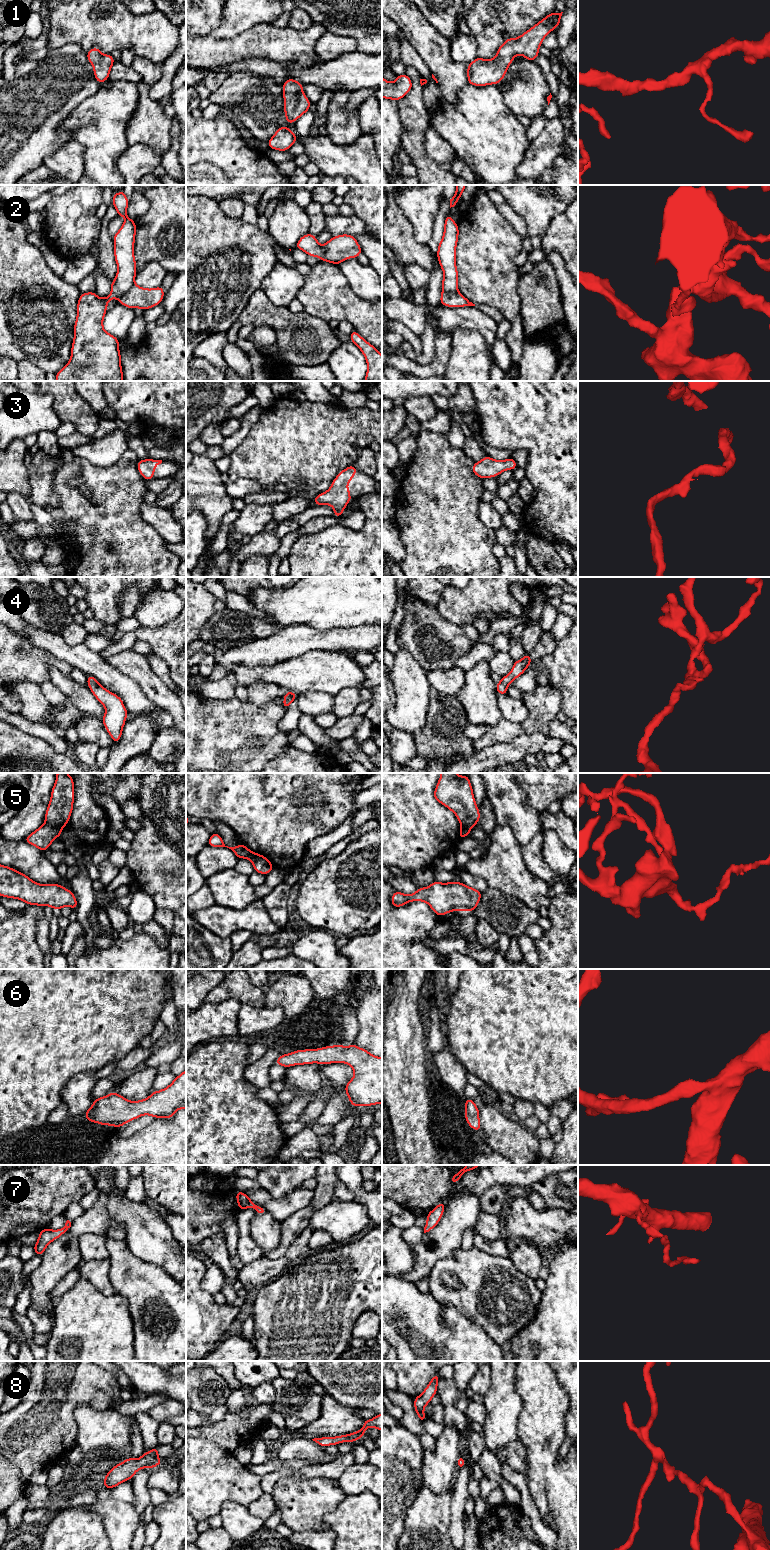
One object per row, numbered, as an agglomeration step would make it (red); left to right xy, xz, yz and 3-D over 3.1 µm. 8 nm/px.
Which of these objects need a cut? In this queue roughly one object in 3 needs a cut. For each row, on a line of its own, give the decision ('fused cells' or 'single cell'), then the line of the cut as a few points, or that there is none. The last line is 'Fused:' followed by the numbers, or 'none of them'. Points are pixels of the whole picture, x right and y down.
1: single cell; cut none
2: fused cells; cut xy (134, 284), (119, 297)
3: single cell; cut none
4: single cell; cut none
5: fused cells; cut xy (45, 822), (60, 830)
6: single cell; cut none
7: single cell; cut none
8: single cell; cut none
Fused: 2, 5

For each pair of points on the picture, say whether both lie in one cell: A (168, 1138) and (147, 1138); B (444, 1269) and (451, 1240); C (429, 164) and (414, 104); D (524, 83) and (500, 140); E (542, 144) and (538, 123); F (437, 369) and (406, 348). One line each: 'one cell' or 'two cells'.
A: one cell
B: two cells
C: one cell
D: two cells
E: two cells
F: two cells

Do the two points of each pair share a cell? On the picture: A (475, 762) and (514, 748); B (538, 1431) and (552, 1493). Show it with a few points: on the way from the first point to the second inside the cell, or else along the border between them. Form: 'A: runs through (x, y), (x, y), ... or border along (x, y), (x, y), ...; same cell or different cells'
A: runs through (485, 760), (504, 753); same cell
B: runs through (541, 1446), (543, 1466), (548, 1478); same cell

